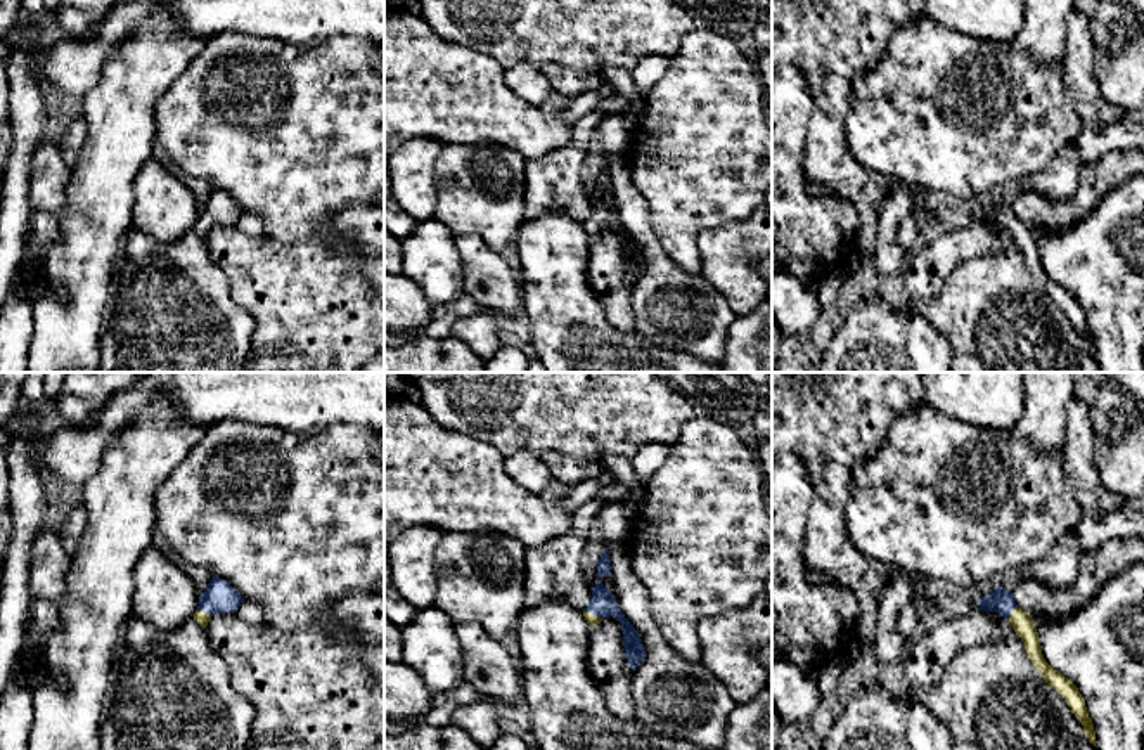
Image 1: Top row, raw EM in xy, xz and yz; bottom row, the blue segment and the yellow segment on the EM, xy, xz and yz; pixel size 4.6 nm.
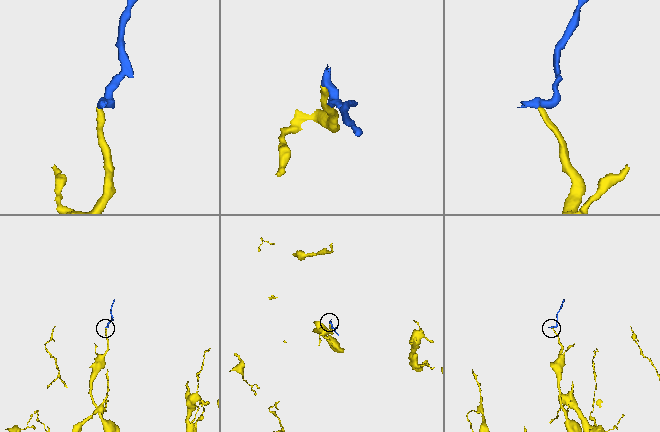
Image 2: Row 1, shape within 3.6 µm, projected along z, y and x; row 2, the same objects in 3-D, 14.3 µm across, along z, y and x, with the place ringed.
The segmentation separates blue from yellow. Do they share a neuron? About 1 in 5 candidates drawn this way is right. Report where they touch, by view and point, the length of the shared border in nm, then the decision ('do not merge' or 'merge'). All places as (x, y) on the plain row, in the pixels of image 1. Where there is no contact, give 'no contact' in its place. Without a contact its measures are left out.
contact xy (205, 224); length 80 nm; merge

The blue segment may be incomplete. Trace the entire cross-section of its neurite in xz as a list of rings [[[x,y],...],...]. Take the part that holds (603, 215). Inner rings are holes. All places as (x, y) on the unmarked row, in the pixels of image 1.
[[[602,192],[592,201],[592,211],[588,218],[583,222],[583,229],[590,239],[601,236],[606,229],[613,229],[621,236],[623,242],[623,258],[627,265],[627,275],[632,282],[635,282],[640,274],[646,270],[646,260],[635,239],[625,230],[621,222],[618,220],[616,210],[611,203],[602,196]]]

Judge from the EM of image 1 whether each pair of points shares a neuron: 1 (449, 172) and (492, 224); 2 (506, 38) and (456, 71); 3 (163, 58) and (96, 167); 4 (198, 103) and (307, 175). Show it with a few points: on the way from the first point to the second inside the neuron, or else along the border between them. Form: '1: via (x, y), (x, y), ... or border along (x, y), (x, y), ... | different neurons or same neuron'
1: via (462, 184), (488, 210) | same neuron
2: border along (447, 38), (492, 56), (504, 68) | different neurons
3: via (135, 85), (127, 94), (120, 109), (120, 139) | same neuron
4: via (222, 118), (250, 118), (279, 148) | same neuron

